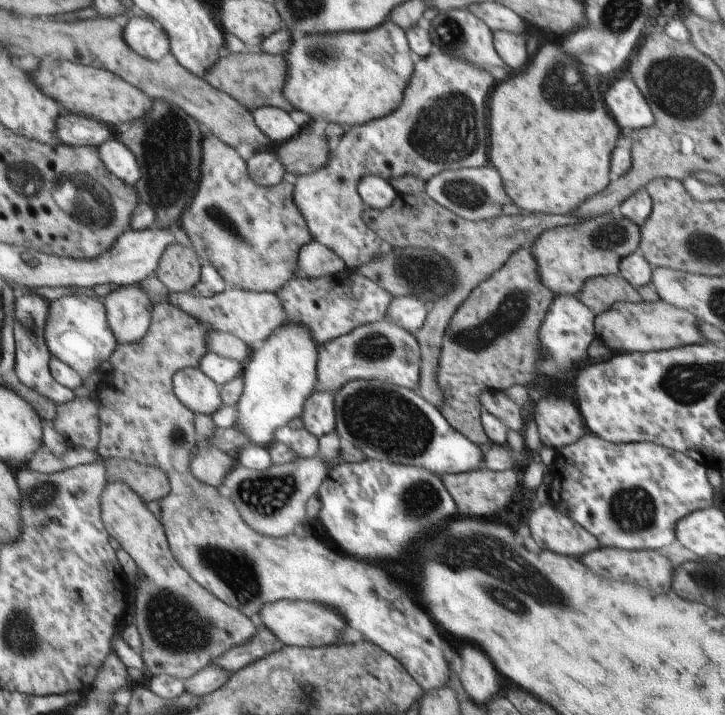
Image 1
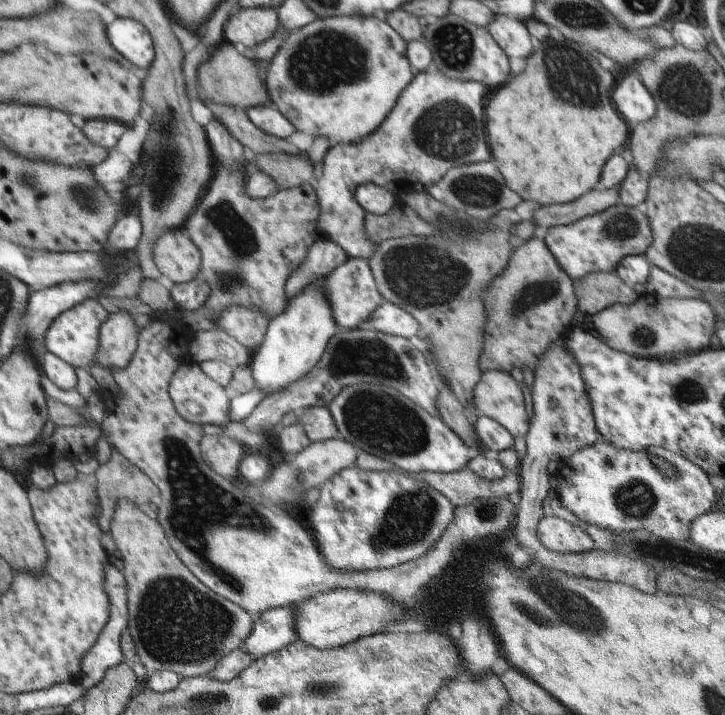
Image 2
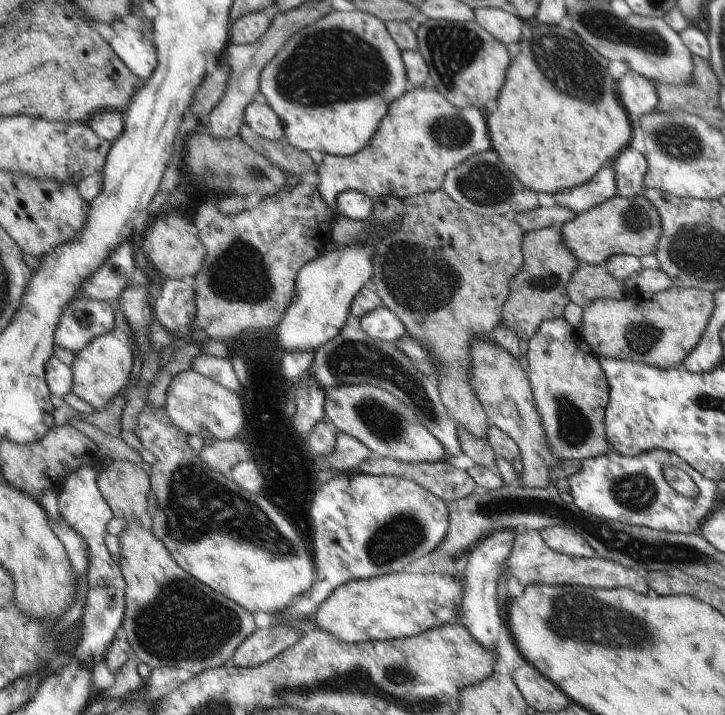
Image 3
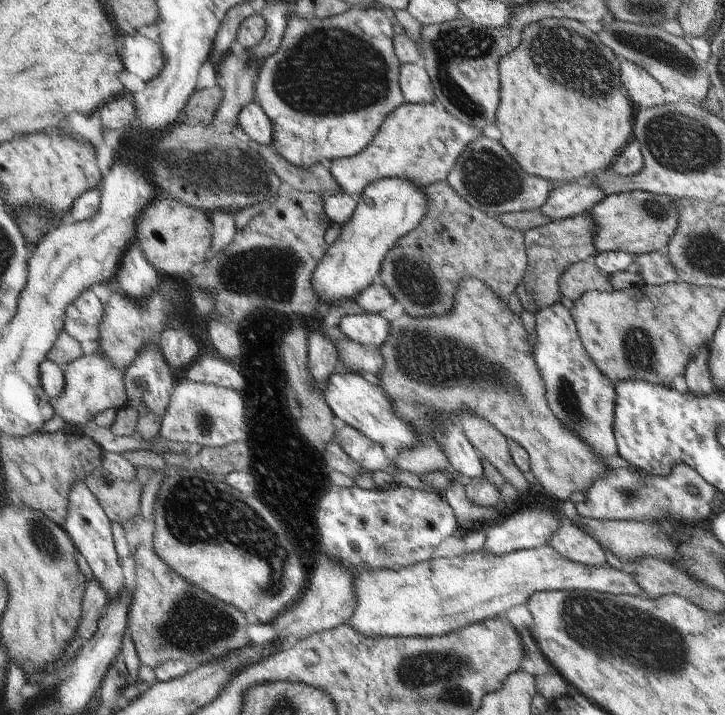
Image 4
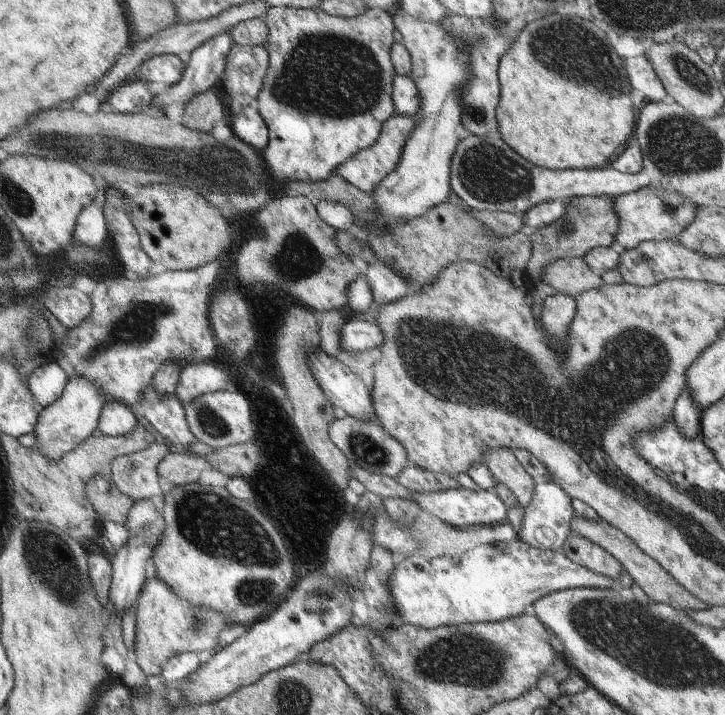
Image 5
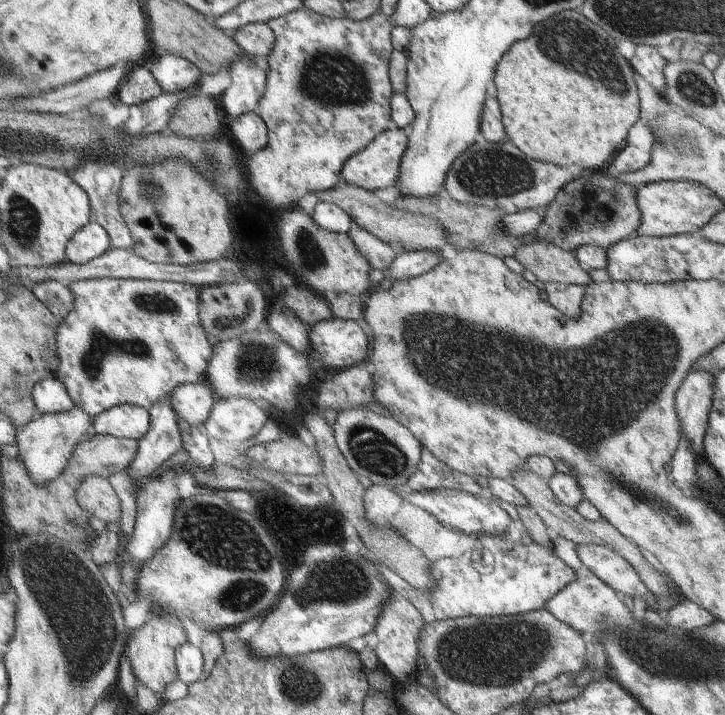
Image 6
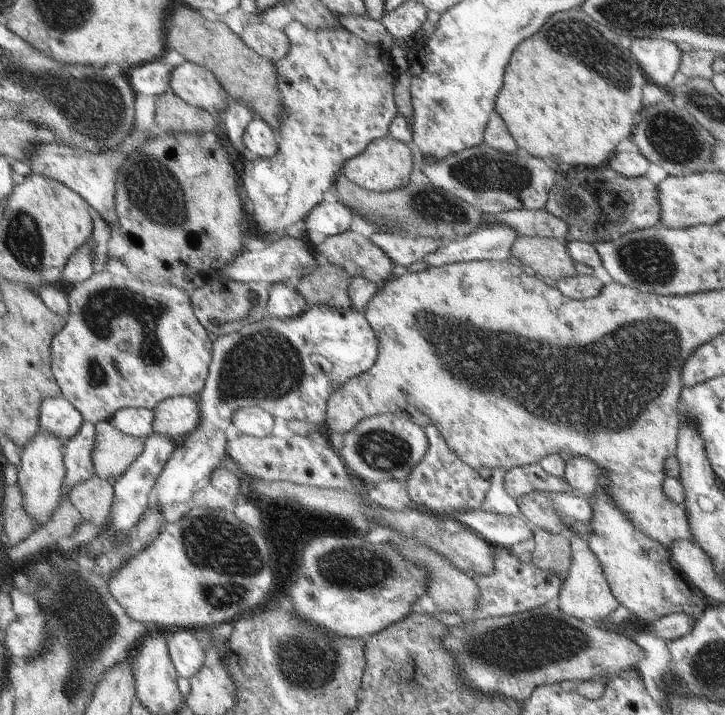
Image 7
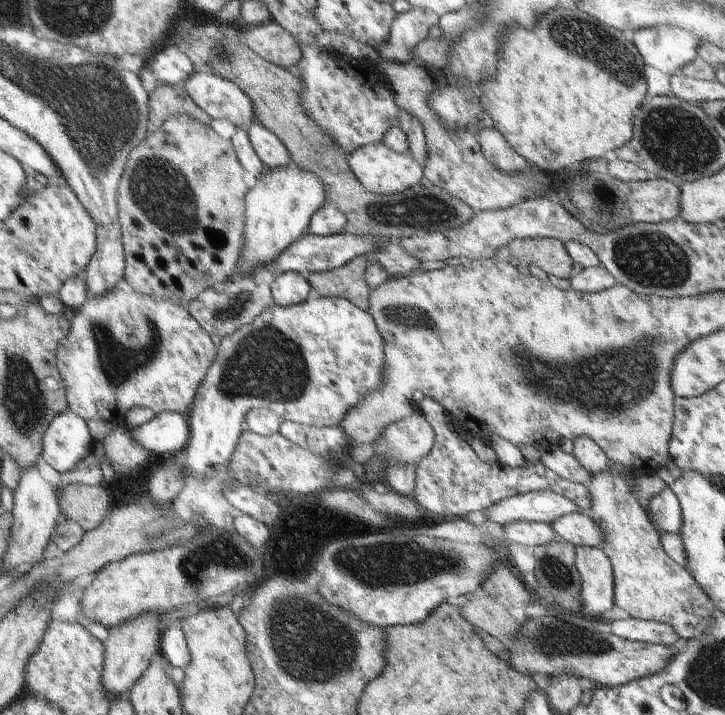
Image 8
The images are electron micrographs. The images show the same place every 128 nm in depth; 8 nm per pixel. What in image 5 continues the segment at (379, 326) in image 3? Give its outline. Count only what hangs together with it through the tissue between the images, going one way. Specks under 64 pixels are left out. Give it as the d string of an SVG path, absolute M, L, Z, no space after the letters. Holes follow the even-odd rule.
M349 318L340 326L339 342L341 342L341 350L367 350L367 348L379 348L383 336L379 325L375 322Z

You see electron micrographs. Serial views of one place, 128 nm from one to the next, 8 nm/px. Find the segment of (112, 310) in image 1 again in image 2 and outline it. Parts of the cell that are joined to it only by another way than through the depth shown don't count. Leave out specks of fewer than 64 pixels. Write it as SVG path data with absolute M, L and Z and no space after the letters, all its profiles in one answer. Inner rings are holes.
M127 312L109 314L100 331L100 344L95 363L109 370L111 367L125 367L136 352L140 332Z

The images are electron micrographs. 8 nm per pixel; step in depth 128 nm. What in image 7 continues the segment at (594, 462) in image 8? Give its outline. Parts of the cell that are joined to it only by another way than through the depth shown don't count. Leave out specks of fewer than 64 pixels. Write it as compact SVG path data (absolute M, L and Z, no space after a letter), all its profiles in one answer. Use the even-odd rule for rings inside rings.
M569 456L566 457L565 474L563 476L568 486L573 488L573 494L583 494L587 498L593 493L593 490L599 485L602 480L601 470L587 458L581 458L581 456Z

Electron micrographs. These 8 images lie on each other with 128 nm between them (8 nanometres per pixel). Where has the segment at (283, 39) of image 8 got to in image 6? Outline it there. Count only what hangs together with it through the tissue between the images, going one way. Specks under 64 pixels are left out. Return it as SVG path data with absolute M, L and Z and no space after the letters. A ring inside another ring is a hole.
M250 23L233 33L232 40L245 54L265 57L275 46L275 34L265 23Z

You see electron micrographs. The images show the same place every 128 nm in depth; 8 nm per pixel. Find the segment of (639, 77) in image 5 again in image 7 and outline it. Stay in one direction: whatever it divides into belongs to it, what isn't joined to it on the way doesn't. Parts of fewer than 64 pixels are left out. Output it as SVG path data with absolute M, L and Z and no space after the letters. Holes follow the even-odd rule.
M635 38L630 43L628 50L645 79L665 90L683 57L676 43L663 38Z

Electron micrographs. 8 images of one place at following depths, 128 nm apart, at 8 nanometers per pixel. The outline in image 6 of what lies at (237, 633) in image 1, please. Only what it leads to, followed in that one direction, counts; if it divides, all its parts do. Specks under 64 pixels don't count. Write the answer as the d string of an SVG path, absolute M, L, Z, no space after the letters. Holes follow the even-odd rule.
M149 607L147 608L145 622L139 628L133 630L126 644L127 659L133 677L157 696L161 695L160 693L166 684L176 680L176 650L187 643L181 623L182 620L179 620L179 618L167 616L163 609Z

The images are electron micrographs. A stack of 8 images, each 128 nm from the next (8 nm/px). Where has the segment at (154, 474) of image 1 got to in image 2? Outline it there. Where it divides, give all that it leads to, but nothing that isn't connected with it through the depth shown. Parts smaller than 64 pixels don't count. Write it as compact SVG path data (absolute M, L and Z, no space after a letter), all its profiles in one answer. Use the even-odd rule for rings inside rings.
M111 451L111 456L107 458L105 464L99 465L99 468L92 475L94 484L96 485L97 498L99 498L101 512L97 518L97 526L100 531L109 533L111 519L115 506L119 500L129 500L134 505L147 504L151 502L151 498L159 496L159 490L155 487L151 480L134 465L132 466L123 456L116 451Z

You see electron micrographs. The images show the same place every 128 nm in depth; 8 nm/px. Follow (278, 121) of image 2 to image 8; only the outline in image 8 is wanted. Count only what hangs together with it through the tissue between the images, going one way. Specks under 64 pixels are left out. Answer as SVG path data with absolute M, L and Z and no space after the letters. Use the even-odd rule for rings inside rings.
M259 121L246 128L249 142L259 160L263 163L264 170L287 166L290 156L283 143L269 129L266 129Z

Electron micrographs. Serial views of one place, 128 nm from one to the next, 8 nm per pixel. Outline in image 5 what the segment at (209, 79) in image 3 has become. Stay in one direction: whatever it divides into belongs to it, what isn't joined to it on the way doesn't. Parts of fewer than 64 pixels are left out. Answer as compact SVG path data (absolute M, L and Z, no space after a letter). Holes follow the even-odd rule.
M213 88L193 96L184 106L179 122L185 128L210 133L221 117L223 117L223 104Z

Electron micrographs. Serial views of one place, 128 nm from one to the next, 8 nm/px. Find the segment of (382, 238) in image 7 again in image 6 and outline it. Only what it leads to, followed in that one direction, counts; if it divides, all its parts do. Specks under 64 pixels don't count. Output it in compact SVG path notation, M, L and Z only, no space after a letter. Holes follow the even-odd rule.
M352 224L346 236L353 242L356 252L364 258L371 269L383 270L396 259L397 255L405 252L398 245L379 241L374 235L359 229L355 224Z

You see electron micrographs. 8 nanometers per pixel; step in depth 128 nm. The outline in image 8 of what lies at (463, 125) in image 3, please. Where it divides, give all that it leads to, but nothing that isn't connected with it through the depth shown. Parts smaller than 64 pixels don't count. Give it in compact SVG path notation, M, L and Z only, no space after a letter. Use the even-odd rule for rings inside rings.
M383 141L367 144L365 148L359 147L347 156L353 176L371 193L390 195L407 191L424 179L423 166L418 161L413 160L410 154L399 154L389 150Z

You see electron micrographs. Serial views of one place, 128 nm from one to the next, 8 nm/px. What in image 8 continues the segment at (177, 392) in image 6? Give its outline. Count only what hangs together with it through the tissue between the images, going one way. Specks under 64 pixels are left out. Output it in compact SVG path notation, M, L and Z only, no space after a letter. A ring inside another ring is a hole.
M159 412L151 420L141 424L135 430L127 430L129 436L147 449L147 454L177 454L189 438L187 415L179 412Z

